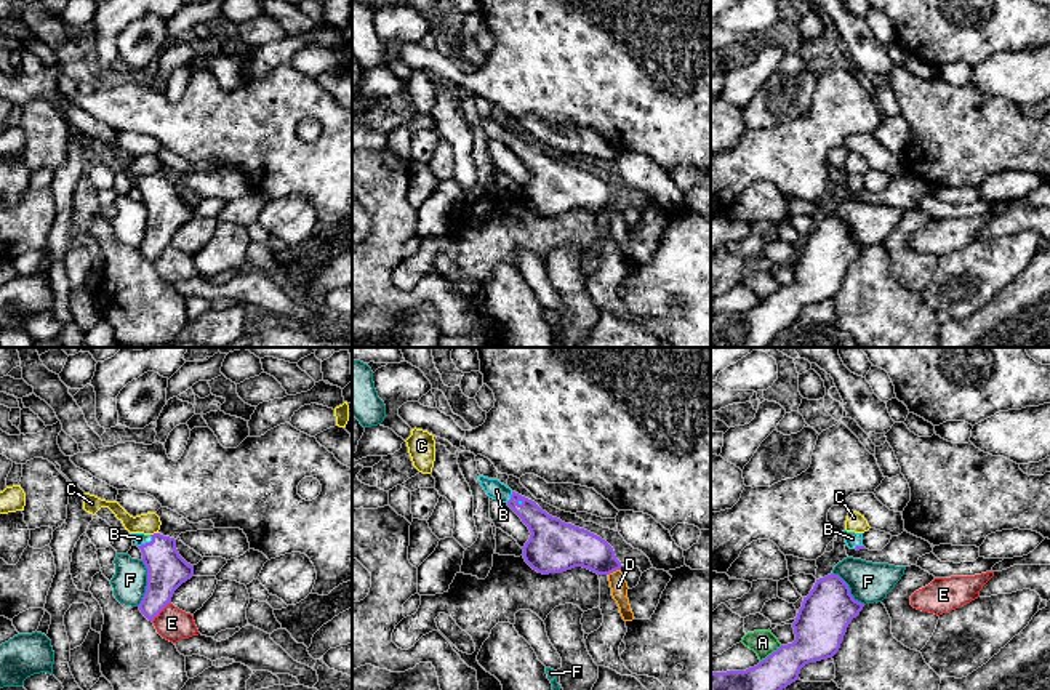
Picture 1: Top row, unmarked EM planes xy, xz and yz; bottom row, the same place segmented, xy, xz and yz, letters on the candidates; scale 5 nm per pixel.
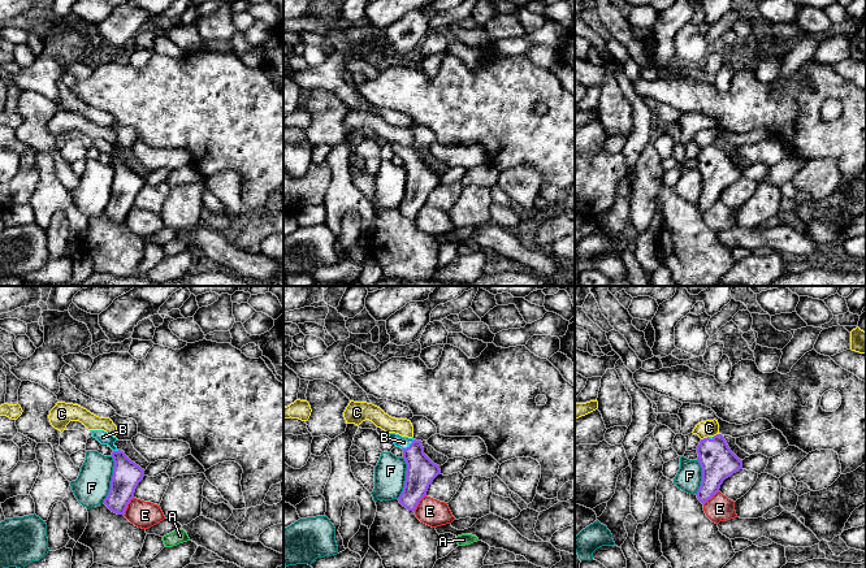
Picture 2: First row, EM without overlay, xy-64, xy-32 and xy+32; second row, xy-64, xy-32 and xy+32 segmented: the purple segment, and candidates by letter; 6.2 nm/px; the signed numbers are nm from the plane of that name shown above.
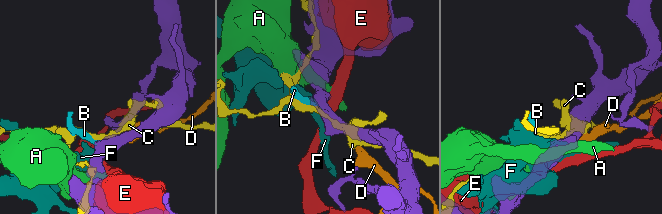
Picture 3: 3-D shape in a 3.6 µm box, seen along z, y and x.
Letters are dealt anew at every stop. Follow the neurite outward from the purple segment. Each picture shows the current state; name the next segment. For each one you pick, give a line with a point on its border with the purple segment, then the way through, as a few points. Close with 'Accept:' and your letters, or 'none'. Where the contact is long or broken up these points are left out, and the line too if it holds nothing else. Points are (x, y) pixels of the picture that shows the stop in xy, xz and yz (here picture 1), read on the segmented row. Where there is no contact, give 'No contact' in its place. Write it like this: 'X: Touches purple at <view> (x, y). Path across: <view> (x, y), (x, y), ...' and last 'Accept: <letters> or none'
B: Touches purple at xy (146, 543). Path across: xy (167, 570), (162, 559), (146, 543), (140, 538)
Accept: B

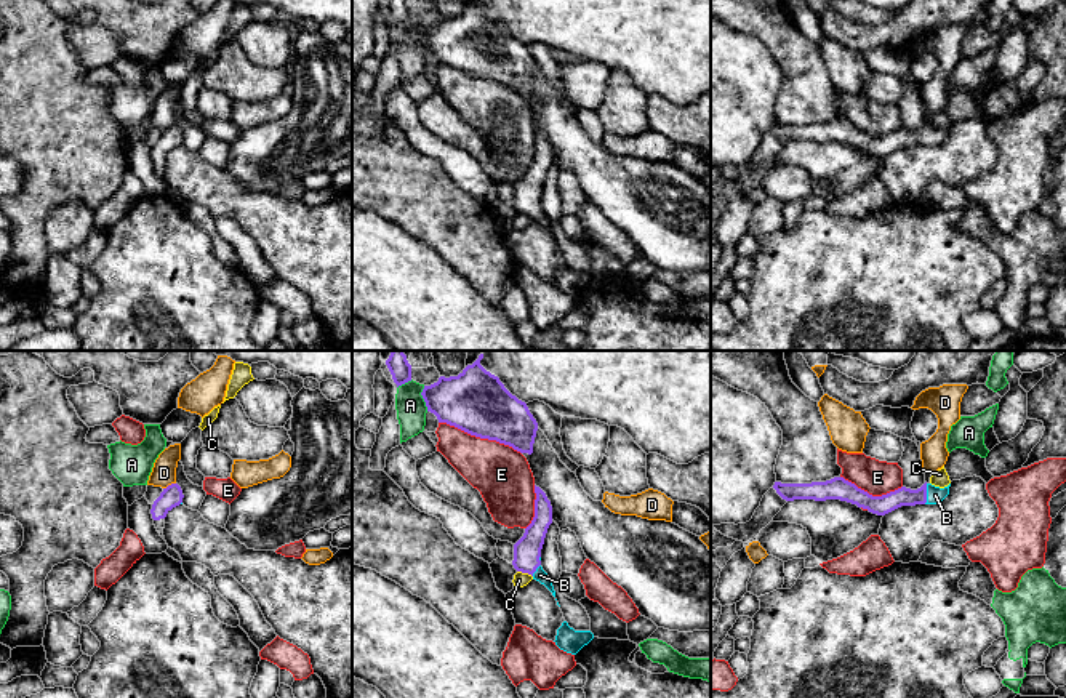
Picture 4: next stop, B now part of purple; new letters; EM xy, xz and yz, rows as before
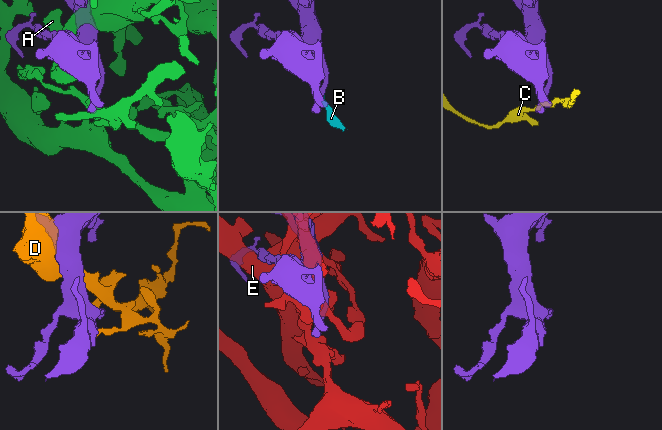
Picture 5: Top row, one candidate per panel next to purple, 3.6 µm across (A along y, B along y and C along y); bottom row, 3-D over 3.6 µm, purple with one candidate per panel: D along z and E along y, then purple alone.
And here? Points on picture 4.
B: Touches purple at yz (925, 493). Path across: yz (882, 505), (900, 497), (925, 493), (935, 495)
Accept: B

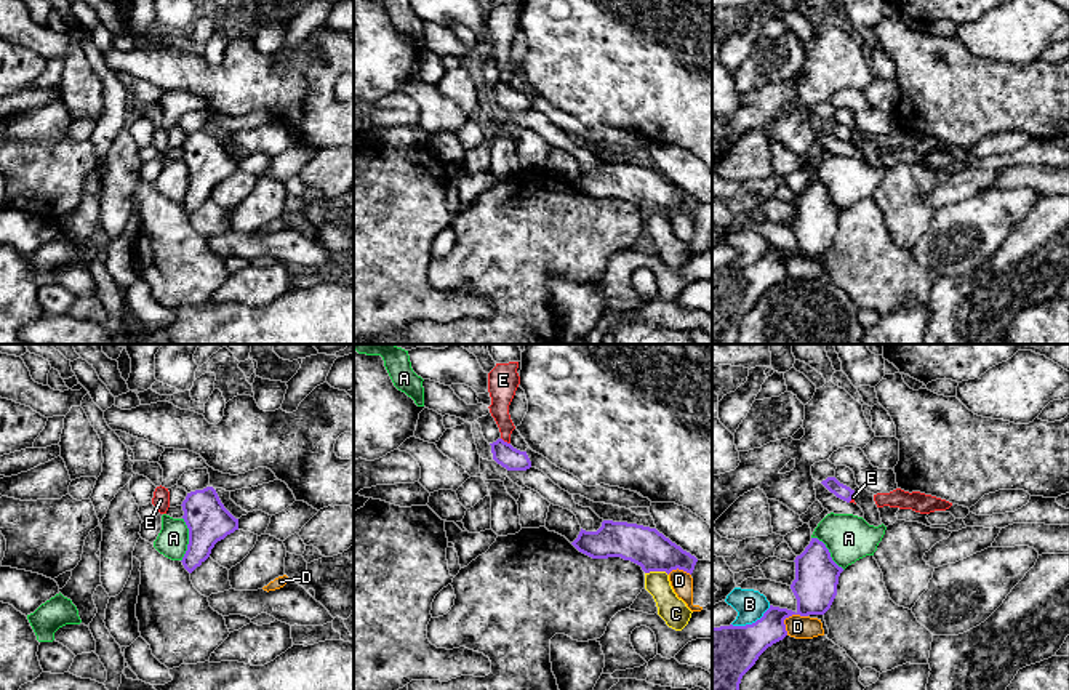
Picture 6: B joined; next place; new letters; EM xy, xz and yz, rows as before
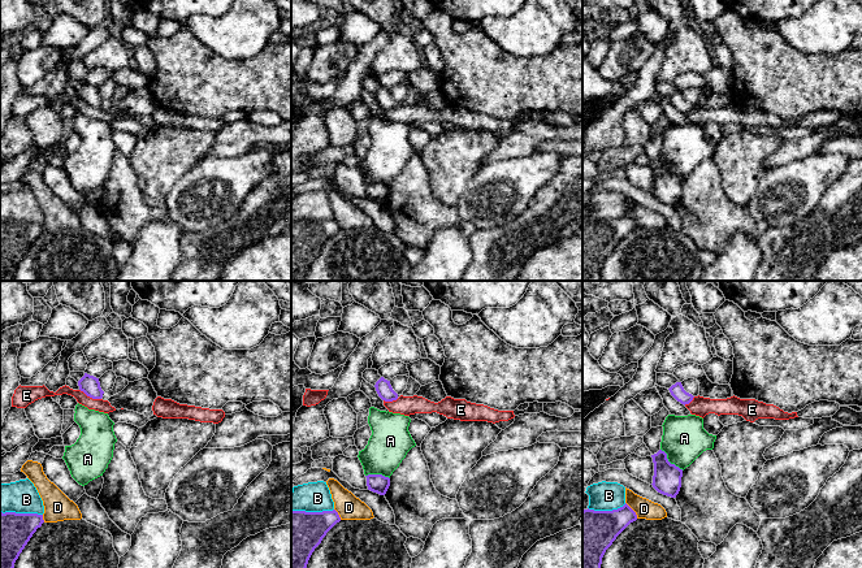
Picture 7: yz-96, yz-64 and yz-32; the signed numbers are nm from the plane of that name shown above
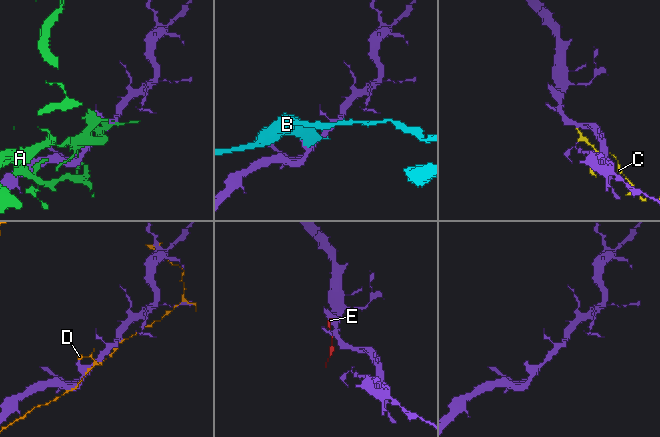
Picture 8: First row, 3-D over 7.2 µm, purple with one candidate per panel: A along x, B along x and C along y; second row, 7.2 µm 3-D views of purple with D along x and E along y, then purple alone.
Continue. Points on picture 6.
Accept: none

